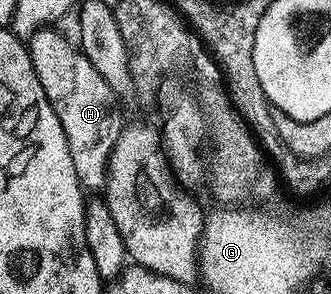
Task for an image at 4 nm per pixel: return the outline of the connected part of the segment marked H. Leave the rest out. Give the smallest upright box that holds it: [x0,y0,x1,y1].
[26,28,121,191]

